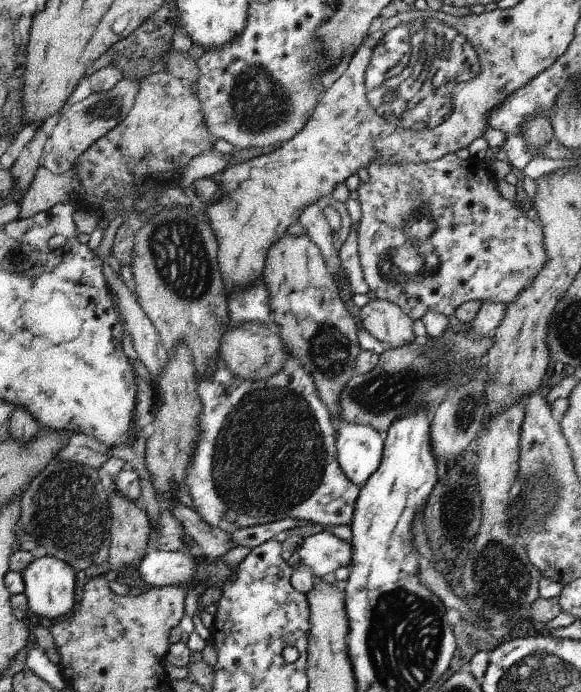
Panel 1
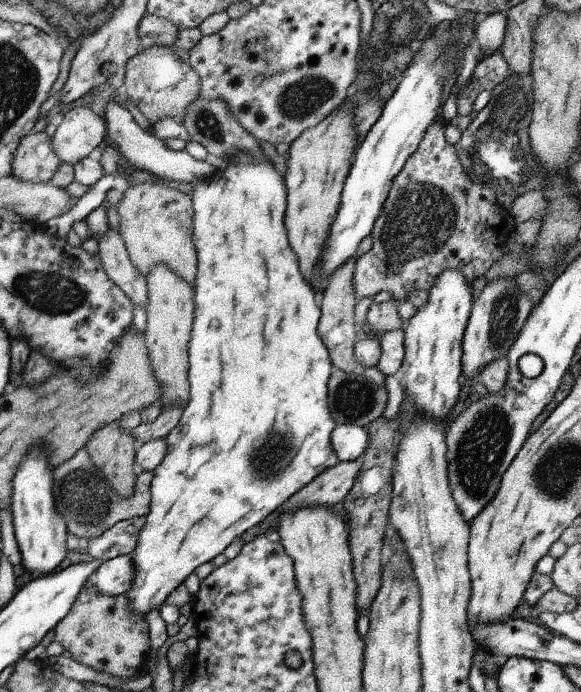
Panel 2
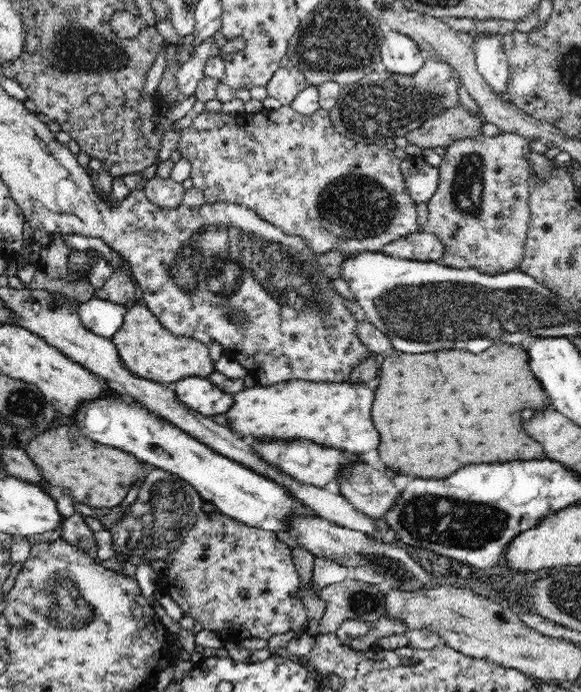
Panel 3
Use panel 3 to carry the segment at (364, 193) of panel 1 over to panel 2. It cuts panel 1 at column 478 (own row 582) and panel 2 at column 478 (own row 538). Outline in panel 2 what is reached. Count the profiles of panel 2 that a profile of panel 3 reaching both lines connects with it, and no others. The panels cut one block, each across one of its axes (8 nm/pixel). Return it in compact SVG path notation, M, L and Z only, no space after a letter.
M441 121L432 122L420 146L404 164L404 170L396 176L396 180L392 180L388 198L384 200L371 233L372 248L358 257L355 263L352 284L358 301L380 292L390 292L396 301L407 298L407 292L412 290L430 291L436 276L448 268L458 268L464 272L468 282L473 282L502 258L503 246L516 229L515 220L506 209L502 214L503 208L496 202L496 194L490 188L475 184L468 178L455 146L445 138L445 128Z

